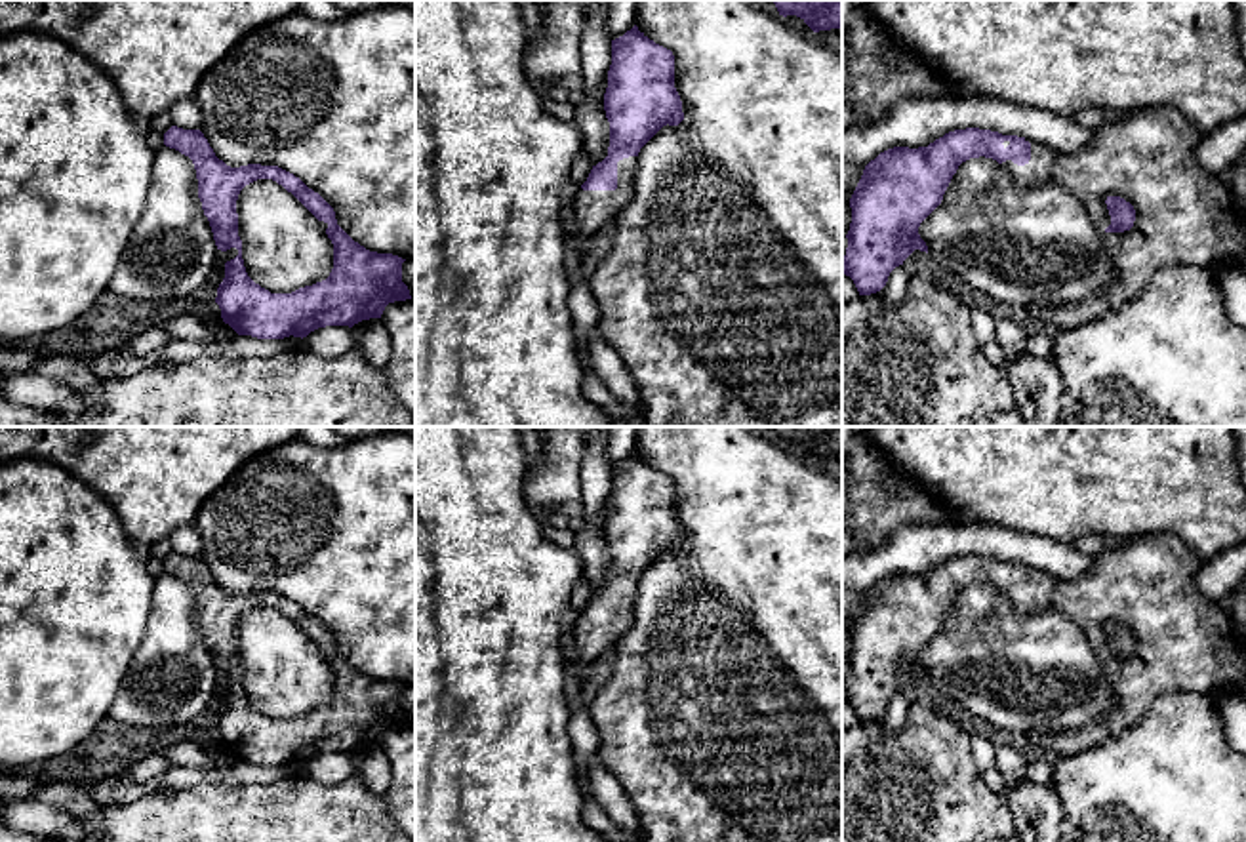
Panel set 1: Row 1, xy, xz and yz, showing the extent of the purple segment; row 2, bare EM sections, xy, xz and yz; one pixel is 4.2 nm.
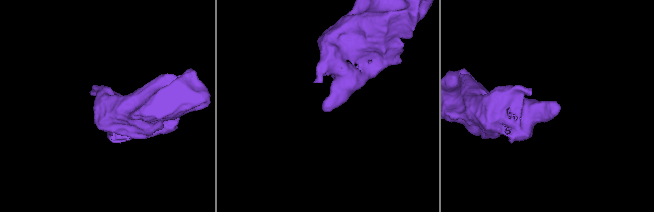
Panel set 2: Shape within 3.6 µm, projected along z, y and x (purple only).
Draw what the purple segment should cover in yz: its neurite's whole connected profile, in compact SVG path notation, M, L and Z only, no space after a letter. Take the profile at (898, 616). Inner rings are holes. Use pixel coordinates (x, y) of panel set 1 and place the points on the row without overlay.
M966 554L945 560L928 573L894 573L871 587L850 625L852 650L842 701L850 703L859 722L880 718L890 699L914 678L928 672L918 661L920 650L941 631L958 592L970 585L993 585L1019 613L1035 613L1052 604L1055 577L1040 568Z

